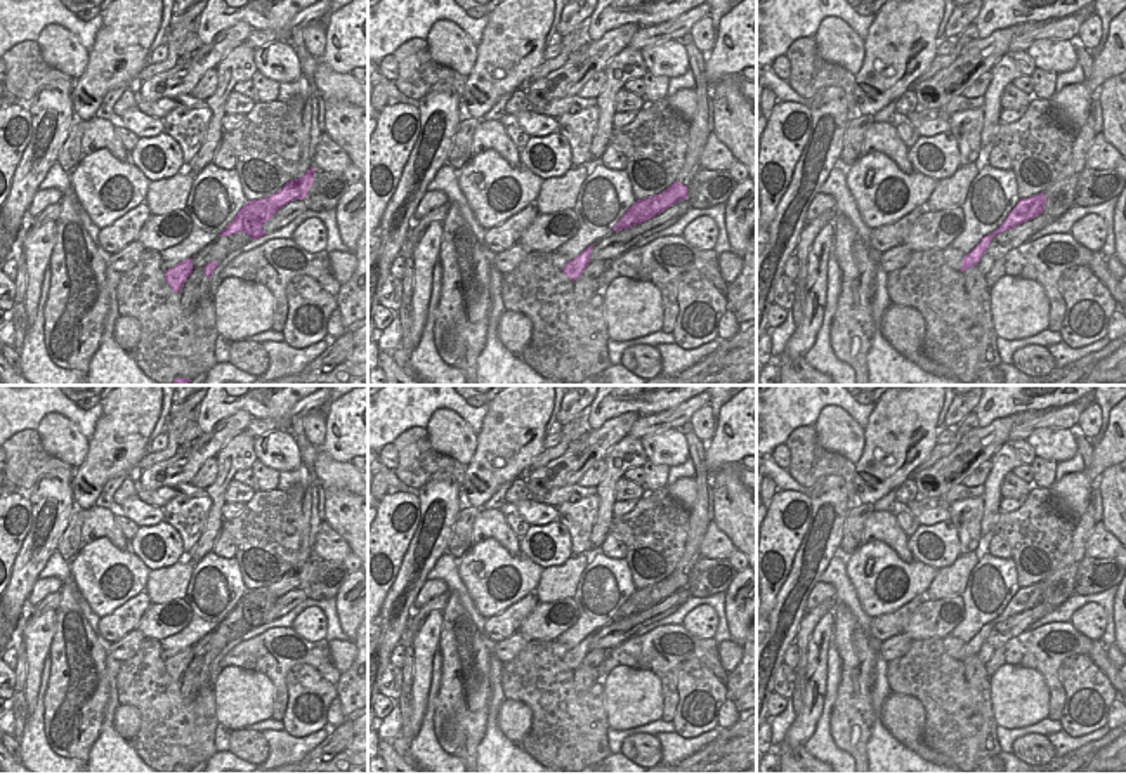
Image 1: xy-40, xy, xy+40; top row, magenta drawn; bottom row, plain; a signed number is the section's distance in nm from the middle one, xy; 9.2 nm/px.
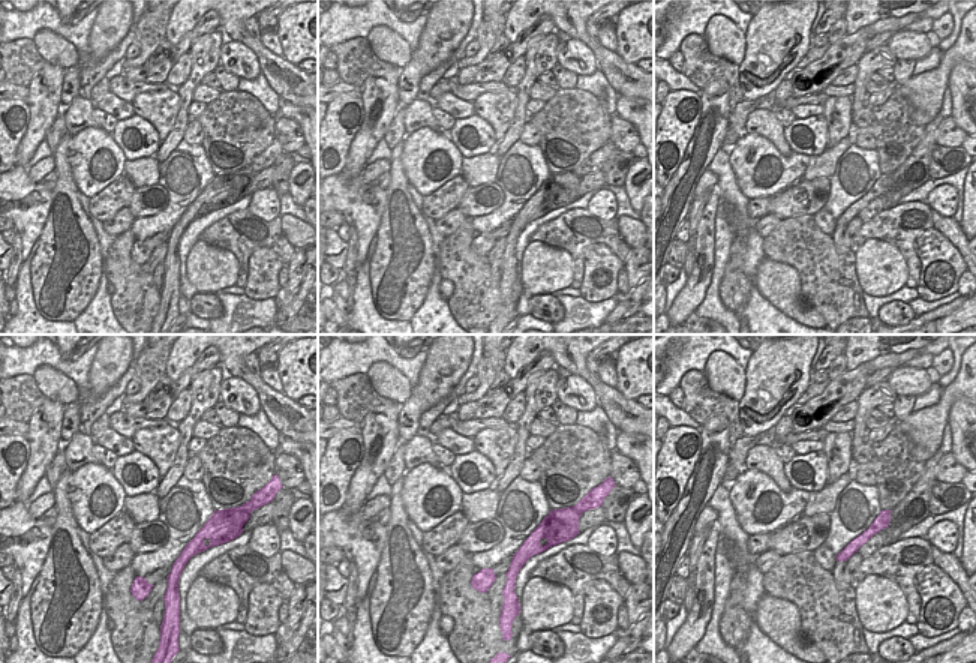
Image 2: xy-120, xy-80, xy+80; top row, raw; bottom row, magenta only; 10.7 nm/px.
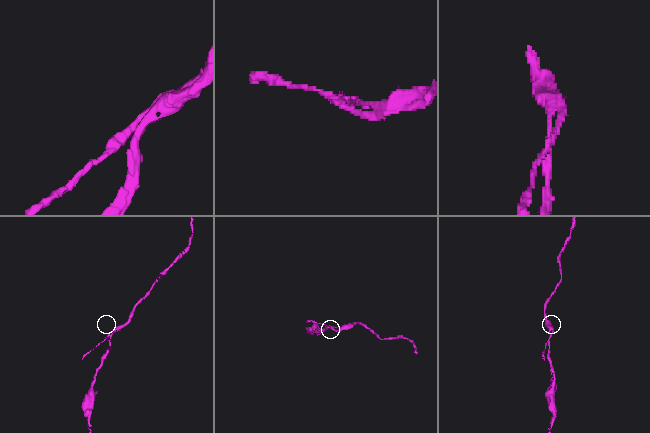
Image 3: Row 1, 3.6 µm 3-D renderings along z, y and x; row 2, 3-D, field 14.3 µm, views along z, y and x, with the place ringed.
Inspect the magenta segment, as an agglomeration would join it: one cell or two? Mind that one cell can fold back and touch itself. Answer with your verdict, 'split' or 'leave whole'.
split

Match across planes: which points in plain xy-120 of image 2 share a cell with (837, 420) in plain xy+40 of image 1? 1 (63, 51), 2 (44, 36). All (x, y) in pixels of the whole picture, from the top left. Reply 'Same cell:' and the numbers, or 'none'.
Same cell: 1, 2

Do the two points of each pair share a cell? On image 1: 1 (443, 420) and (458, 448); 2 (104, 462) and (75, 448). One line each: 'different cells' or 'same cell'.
1: same cell
2: different cells

